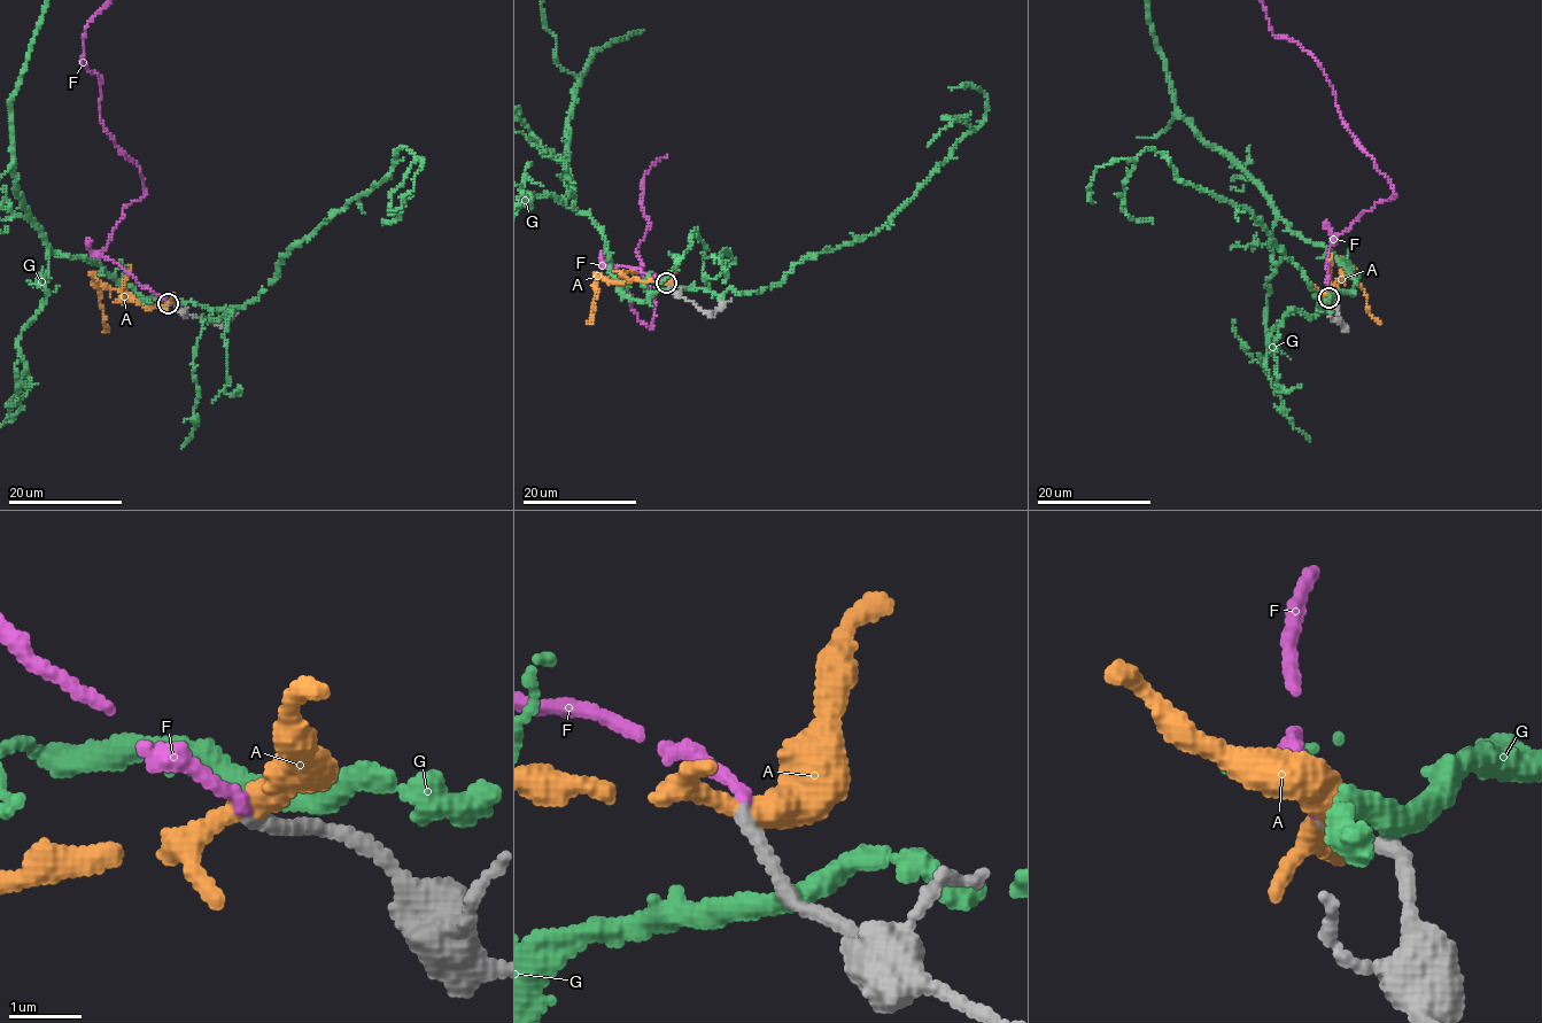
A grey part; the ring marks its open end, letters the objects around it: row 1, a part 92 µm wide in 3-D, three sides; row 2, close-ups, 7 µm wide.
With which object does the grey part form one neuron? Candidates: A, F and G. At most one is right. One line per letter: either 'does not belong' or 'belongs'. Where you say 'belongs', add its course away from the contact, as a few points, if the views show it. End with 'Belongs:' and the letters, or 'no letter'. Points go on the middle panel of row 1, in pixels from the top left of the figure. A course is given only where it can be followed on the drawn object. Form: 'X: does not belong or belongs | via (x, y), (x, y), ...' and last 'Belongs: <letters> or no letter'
A: does not belong
F: belongs
G: does not belong
Belongs: F

